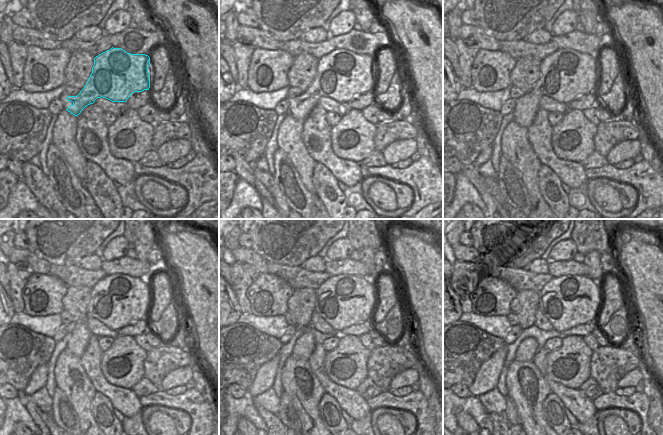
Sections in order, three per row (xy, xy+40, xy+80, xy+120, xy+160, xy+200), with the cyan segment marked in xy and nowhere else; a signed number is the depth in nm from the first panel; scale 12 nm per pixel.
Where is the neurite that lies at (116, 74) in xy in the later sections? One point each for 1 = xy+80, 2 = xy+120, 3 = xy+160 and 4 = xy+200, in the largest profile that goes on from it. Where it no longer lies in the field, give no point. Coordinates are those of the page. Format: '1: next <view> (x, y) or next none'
1: next xy+80 (566, 74)
2: next xy+120 (116, 300)
3: next xy+160 (342, 301)
4: next xy+200 (567, 301)

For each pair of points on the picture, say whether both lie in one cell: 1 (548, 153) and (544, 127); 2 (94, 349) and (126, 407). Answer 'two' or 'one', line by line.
1: one
2: one

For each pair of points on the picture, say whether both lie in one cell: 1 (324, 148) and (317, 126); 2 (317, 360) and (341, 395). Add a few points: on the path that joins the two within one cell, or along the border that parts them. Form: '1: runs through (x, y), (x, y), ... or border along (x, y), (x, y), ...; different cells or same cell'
1: runs through (320, 143), (317, 131); same cell
2: runs through (318, 369), (323, 378), (332, 387); same cell

